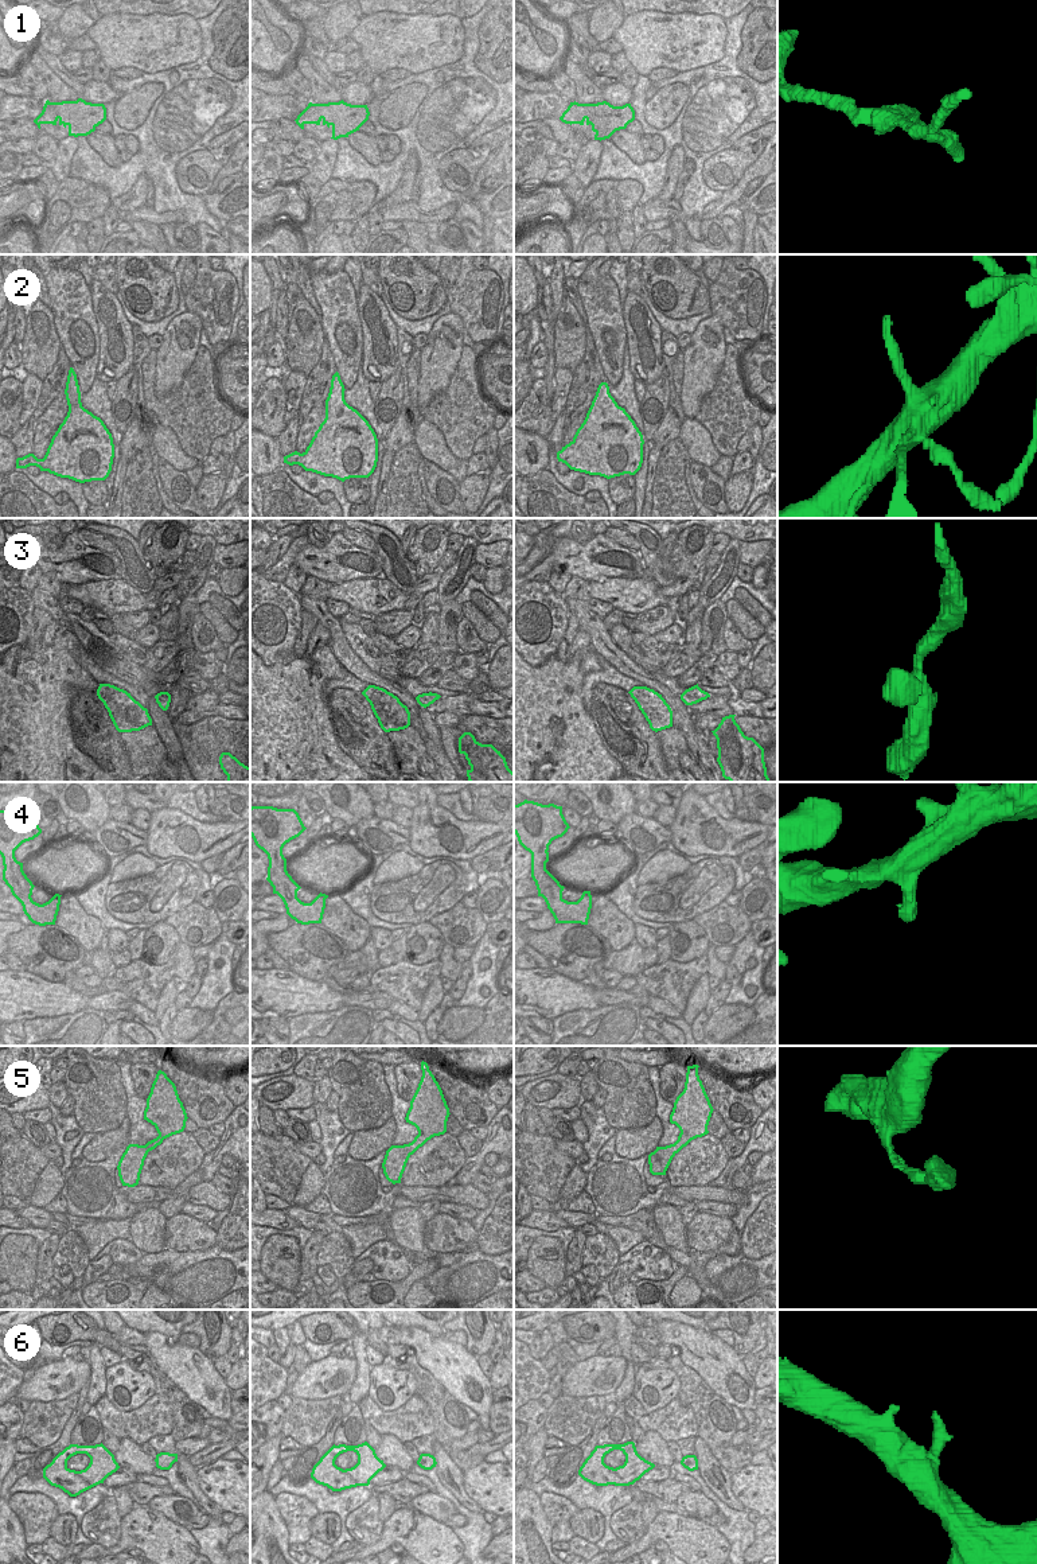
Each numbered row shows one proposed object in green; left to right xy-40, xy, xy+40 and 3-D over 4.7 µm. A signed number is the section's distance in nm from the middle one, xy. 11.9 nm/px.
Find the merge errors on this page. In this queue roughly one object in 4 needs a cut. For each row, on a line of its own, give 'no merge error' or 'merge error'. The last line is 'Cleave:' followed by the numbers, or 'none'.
1: merge error
2: no merge error
3: no merge error
4: no merge error
5: no merge error
6: no merge error
Cleave: 1

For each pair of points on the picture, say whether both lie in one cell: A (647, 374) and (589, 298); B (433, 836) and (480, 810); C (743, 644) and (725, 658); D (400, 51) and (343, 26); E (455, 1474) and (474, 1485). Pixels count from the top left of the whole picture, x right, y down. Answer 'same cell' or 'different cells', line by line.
A: different cells
B: different cells
C: different cells
D: different cells
E: different cells

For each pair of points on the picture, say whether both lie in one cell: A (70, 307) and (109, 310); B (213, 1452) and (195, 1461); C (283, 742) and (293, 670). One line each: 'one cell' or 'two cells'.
A: two cells
B: one cell
C: one cell

